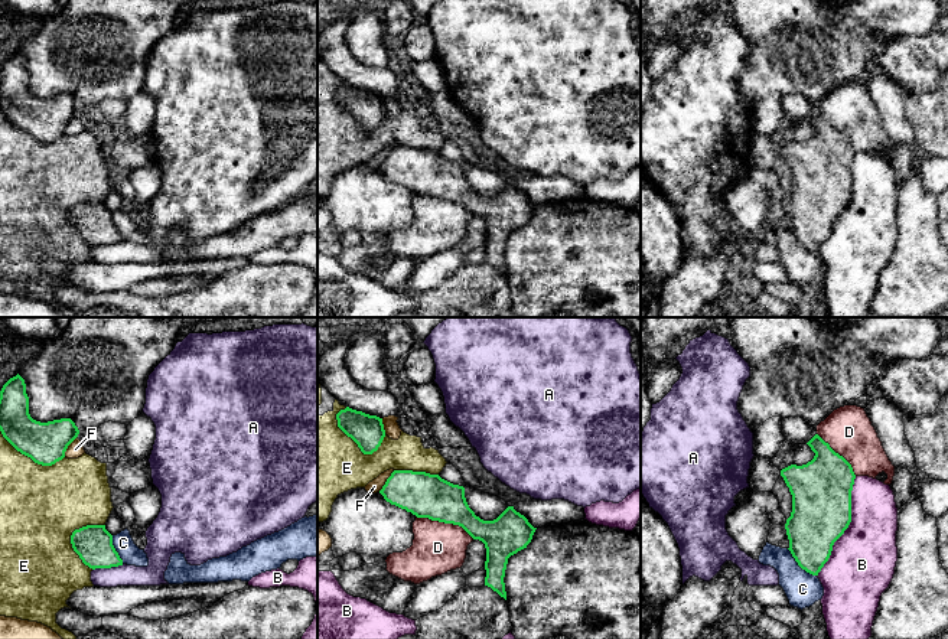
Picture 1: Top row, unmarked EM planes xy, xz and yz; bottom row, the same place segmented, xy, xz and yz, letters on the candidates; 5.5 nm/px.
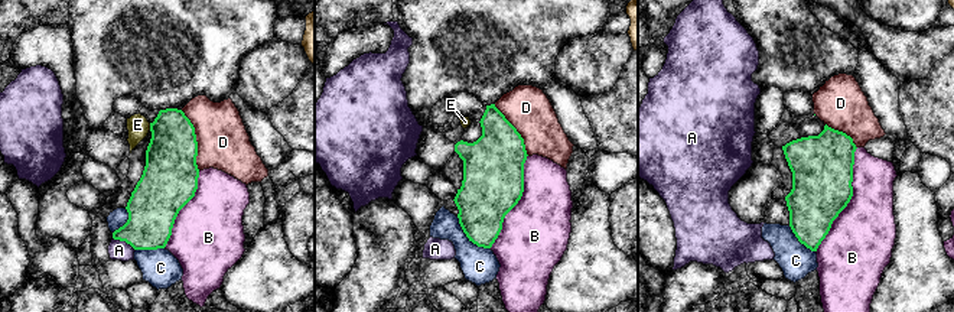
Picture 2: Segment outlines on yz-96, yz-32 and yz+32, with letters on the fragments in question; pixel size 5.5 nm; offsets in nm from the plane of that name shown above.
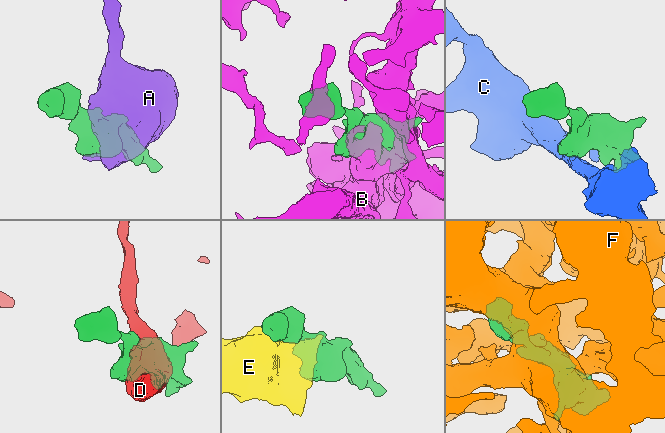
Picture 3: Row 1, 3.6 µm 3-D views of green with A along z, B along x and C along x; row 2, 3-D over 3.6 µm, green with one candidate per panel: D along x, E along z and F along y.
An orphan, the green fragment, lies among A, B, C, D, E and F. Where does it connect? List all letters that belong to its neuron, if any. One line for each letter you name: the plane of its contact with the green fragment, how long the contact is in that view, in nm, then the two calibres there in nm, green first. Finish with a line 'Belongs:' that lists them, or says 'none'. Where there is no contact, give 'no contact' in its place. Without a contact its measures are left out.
Belongs: none

